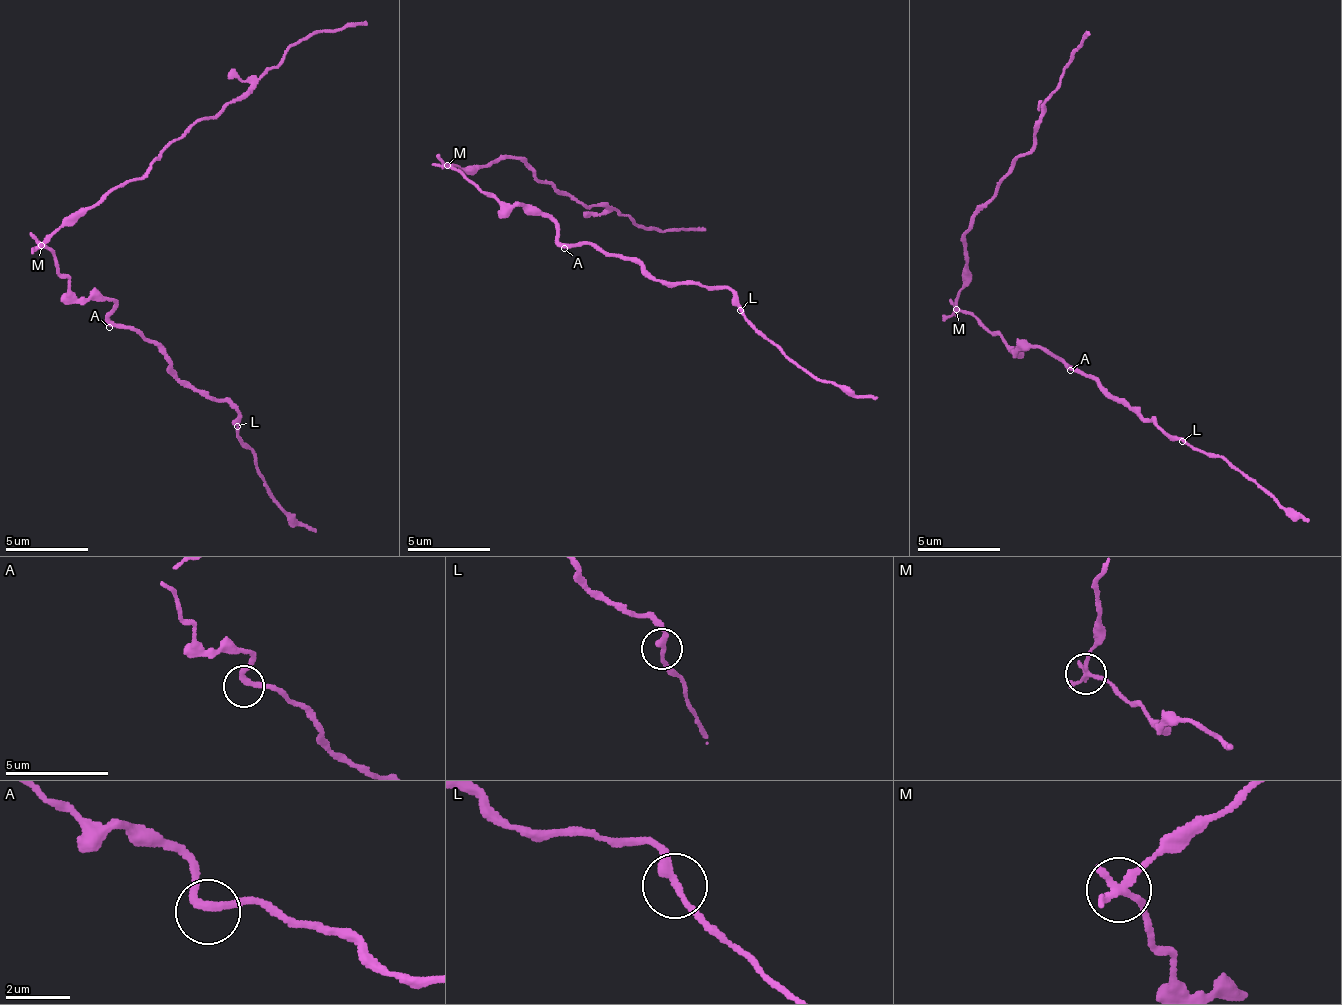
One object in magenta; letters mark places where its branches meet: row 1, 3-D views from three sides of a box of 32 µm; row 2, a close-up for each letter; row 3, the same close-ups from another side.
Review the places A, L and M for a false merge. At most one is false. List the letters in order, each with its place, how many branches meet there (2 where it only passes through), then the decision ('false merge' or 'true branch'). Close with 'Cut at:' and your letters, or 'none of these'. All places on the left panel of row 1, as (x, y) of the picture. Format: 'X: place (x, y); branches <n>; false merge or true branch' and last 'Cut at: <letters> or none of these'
A: place (109, 327); branches 2; true branch
L: place (237, 426); branches 2; true branch
M: place (41, 245); branches 2; false merge
Cut at: M

